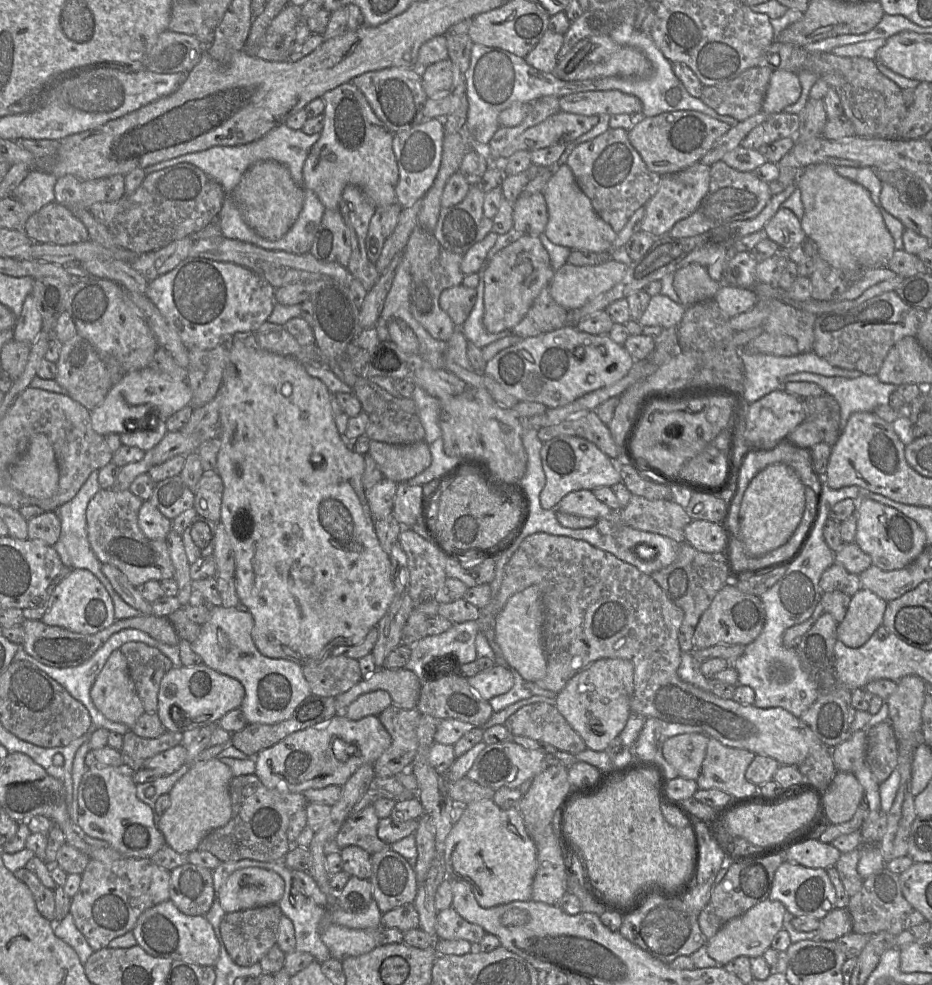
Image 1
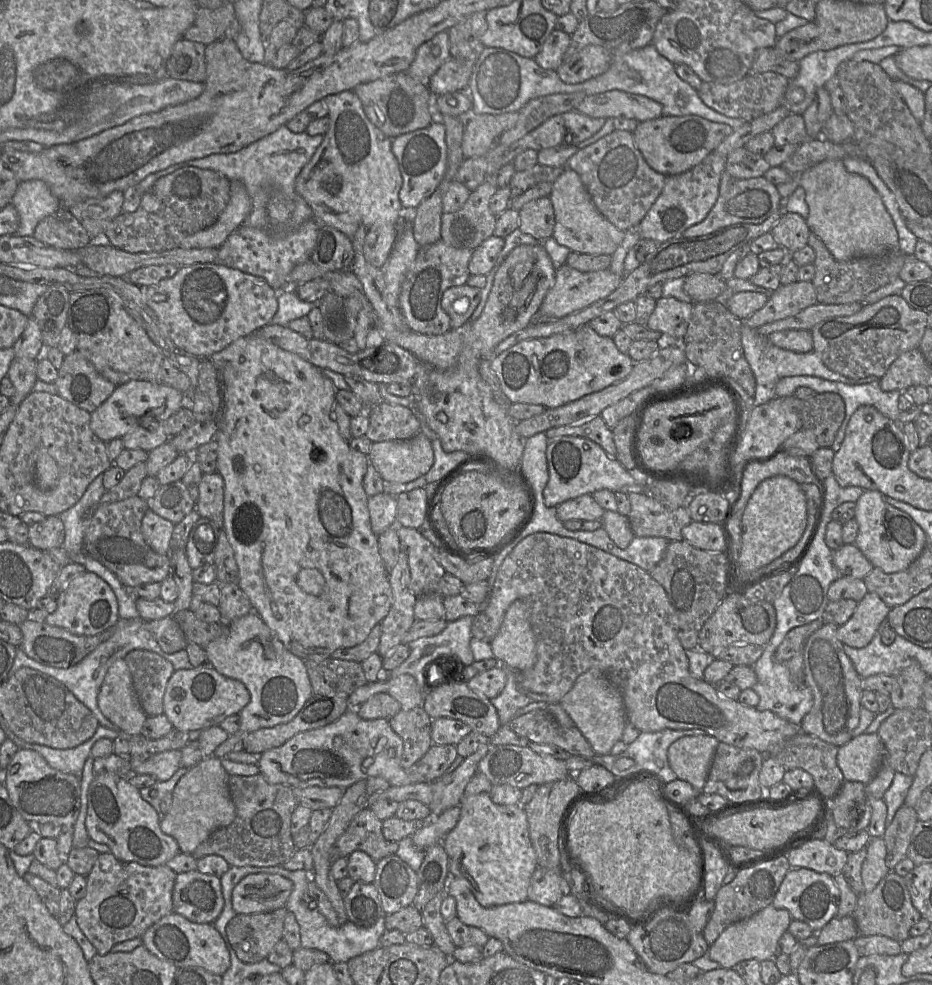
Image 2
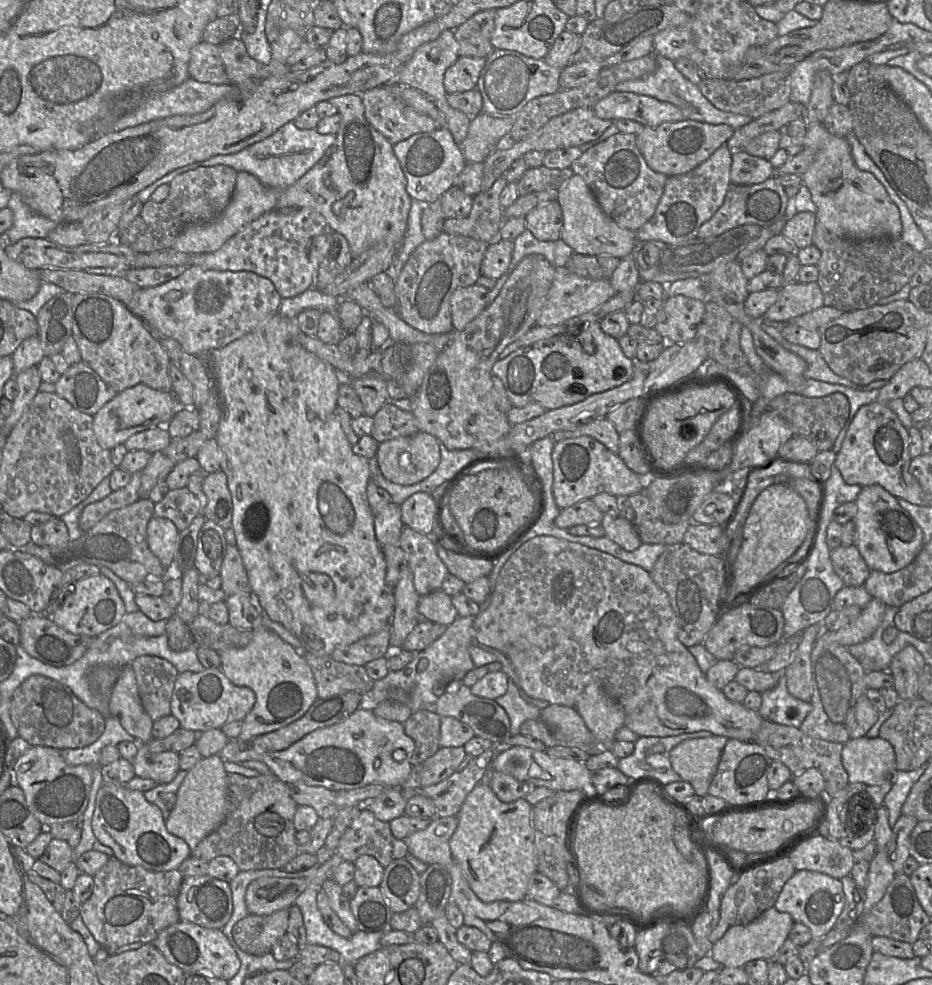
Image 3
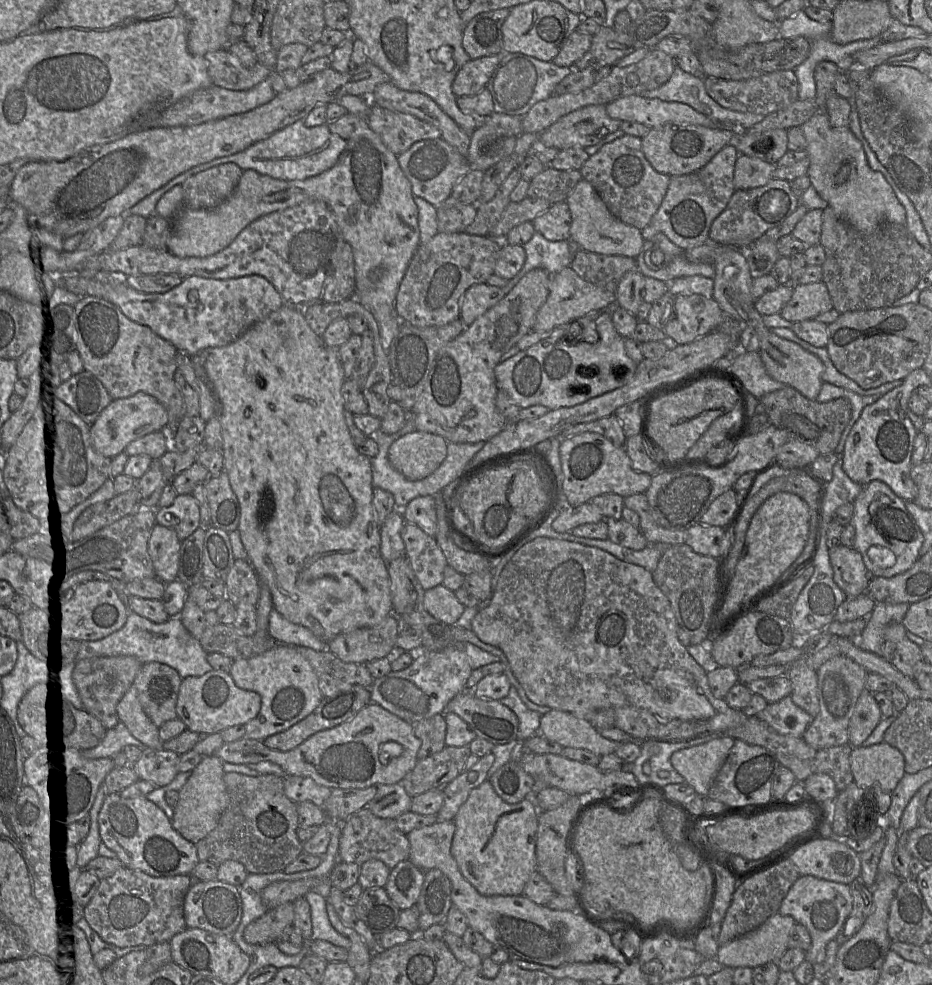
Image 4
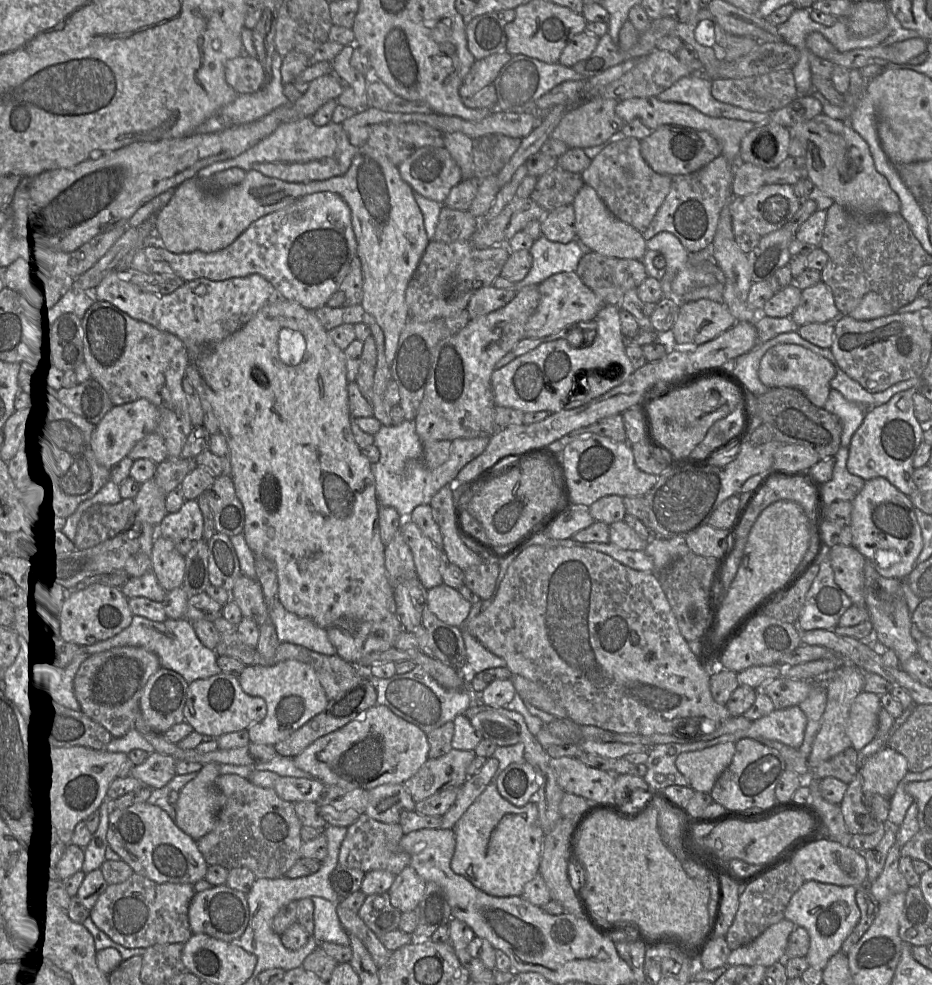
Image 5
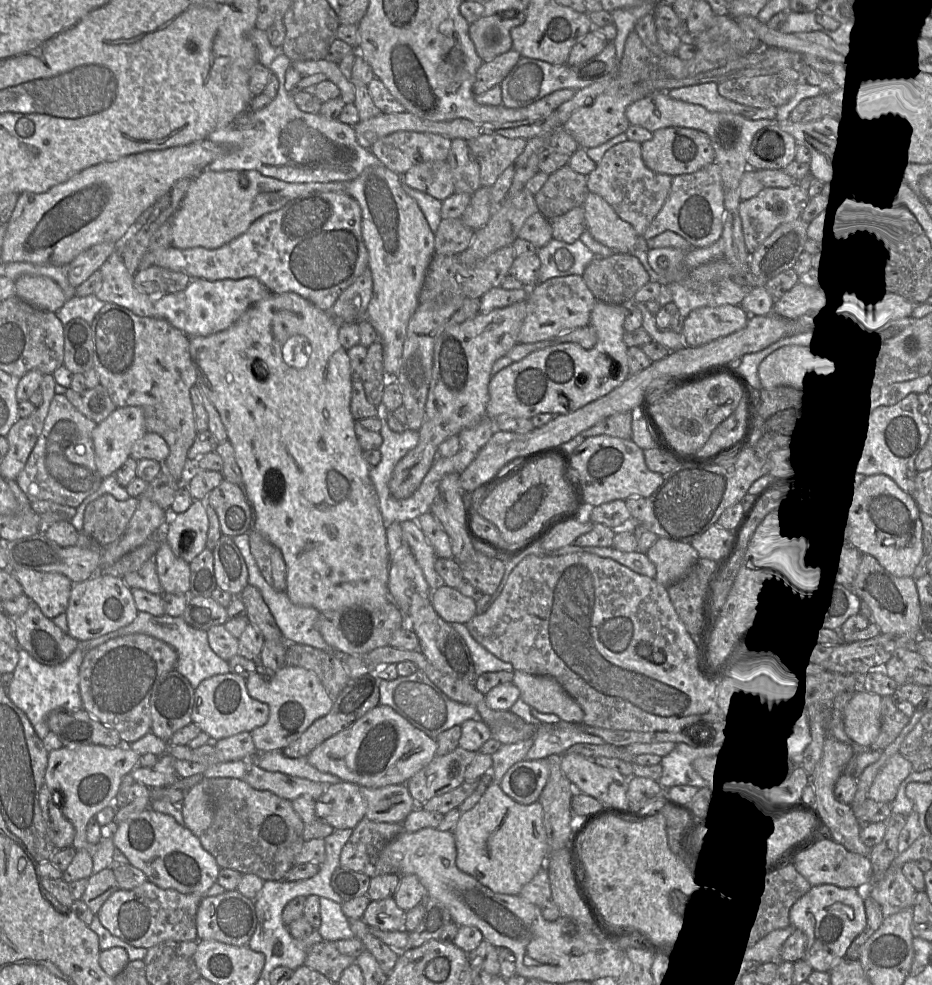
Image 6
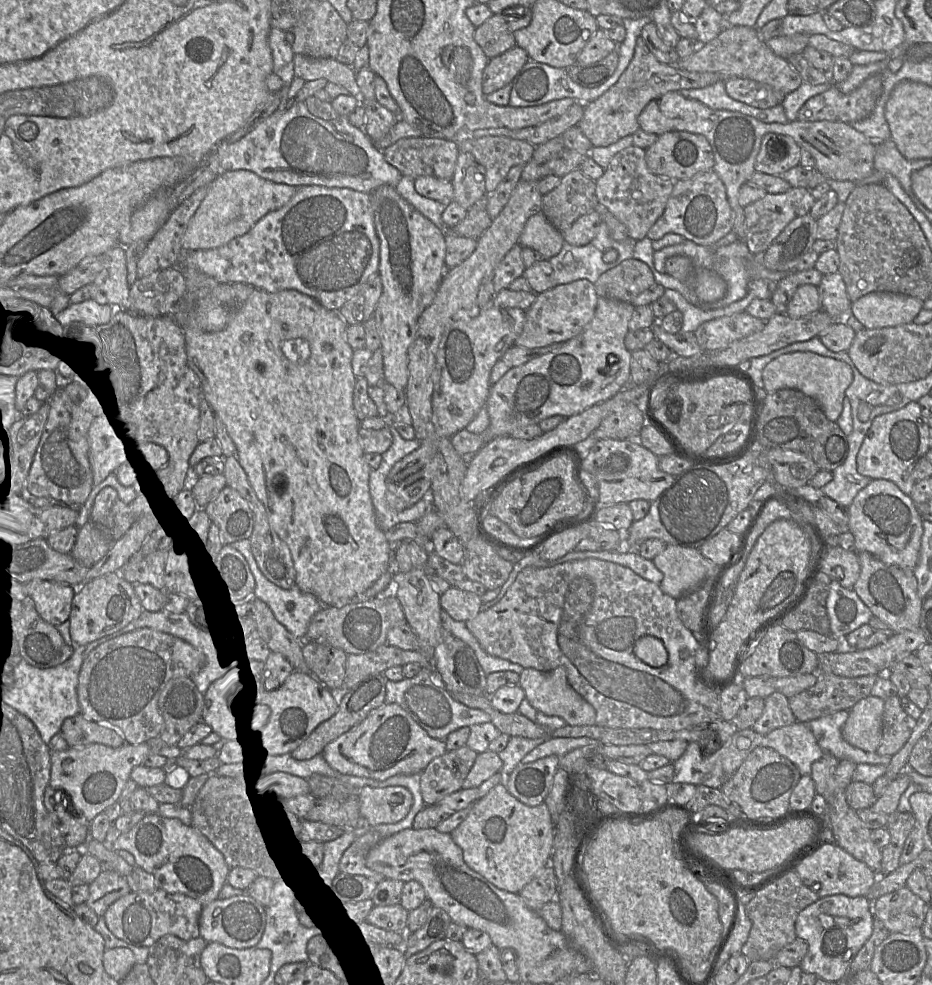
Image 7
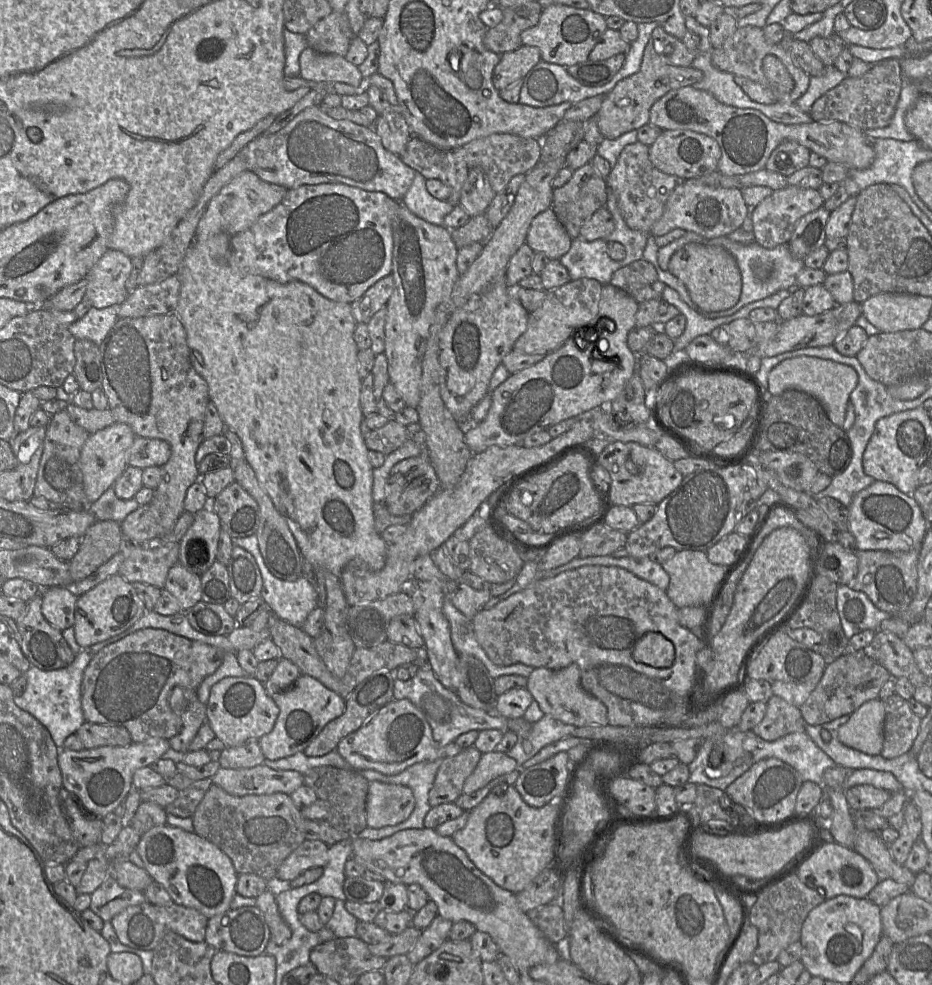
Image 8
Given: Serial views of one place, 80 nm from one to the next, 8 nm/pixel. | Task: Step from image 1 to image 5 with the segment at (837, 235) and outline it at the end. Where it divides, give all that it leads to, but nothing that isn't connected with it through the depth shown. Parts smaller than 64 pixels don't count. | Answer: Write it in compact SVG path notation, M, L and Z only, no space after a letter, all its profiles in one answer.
M821 113L789 130L806 149L804 174L834 203L864 216L900 213L899 197L888 180L876 170L868 143L848 122Z

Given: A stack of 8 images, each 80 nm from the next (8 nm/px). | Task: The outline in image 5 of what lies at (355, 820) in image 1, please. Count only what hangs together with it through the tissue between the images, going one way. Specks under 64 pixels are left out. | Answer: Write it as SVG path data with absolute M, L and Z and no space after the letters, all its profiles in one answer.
M364 813L347 827L346 835L340 846L338 863L345 867L359 869L364 873L383 870L397 875L410 865L410 855L401 850L399 846L403 835L399 823L383 823Z

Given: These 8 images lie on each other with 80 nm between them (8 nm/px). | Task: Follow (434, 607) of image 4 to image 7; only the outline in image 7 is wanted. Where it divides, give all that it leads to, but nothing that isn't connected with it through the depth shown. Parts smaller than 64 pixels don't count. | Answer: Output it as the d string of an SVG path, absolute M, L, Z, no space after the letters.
M451 586L440 595L440 606L454 620L466 622L481 611L482 600L477 594Z

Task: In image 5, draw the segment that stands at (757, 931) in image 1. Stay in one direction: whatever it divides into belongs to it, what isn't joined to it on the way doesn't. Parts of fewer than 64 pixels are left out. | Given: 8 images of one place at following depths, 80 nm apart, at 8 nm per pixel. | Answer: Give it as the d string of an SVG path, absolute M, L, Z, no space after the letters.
M784 918L771 925L750 943L733 949L727 959L727 965L771 966L783 961L789 935L796 925Z

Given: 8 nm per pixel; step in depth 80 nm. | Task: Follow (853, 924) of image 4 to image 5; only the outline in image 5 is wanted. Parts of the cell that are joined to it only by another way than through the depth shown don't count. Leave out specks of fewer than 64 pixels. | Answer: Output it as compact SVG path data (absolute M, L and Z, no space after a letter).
M868 883L868 885L860 885L856 888L855 899L860 909L860 919L853 931L842 944L841 952L845 955L870 928L879 910L879 901L875 899L870 891L870 883Z

